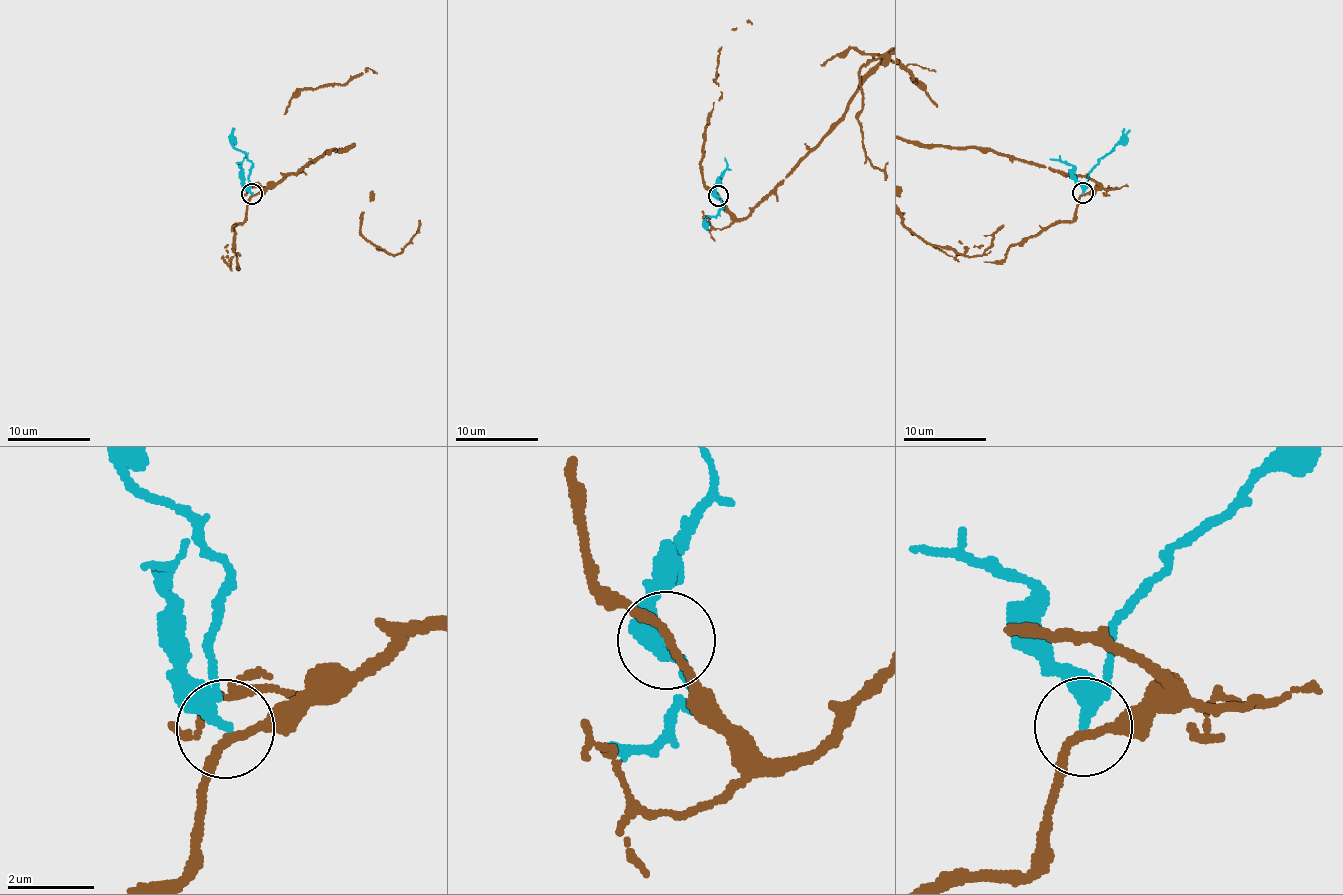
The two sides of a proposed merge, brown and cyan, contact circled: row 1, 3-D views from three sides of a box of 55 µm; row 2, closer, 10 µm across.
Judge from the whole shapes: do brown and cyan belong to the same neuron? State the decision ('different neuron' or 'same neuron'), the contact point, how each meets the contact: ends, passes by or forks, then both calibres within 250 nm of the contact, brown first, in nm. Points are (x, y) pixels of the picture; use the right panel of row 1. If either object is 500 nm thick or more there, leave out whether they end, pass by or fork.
different neuron | (1083, 193) | brown passes by | cyan passes by | 180/240 nm

